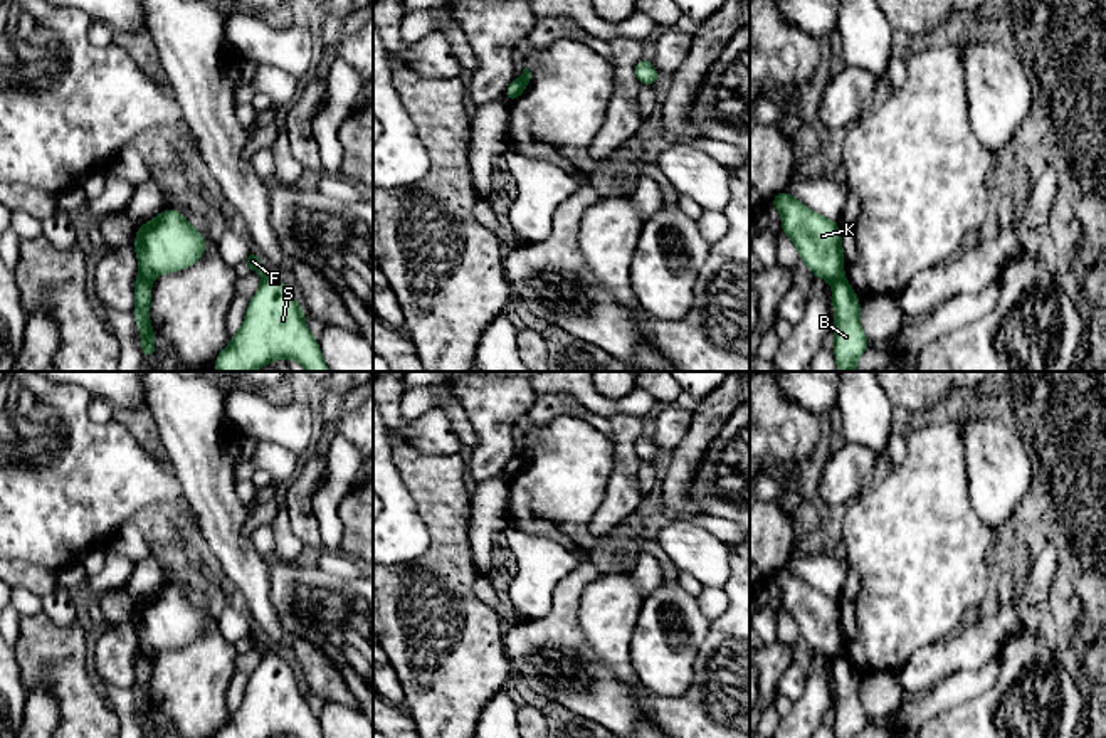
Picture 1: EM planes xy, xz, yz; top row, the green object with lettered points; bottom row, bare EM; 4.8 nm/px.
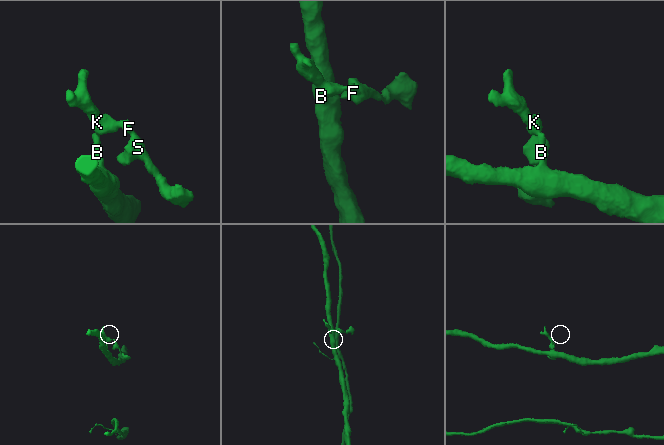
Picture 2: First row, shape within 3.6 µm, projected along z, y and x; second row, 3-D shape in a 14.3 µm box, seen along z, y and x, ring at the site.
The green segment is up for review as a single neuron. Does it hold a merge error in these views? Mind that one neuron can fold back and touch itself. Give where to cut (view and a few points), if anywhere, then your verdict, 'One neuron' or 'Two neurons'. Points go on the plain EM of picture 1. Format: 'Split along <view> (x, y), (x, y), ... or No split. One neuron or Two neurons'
Split along xy (140, 649), (150, 658). Two neurons

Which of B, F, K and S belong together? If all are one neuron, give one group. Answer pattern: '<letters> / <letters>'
B / F K S

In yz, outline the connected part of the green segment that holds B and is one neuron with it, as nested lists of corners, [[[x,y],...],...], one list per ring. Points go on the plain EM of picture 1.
[[[844,651],[832,657],[834,731],[837,738],[857,738],[871,723],[861,704],[861,674],[852,667]]]

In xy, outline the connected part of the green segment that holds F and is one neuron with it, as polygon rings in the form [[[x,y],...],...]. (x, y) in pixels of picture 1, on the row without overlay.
[[[250,625],[244,646],[262,654],[252,672],[242,704],[219,730],[215,738],[323,738],[318,716],[304,699],[304,686],[292,667],[271,646],[261,644],[259,630]]]

